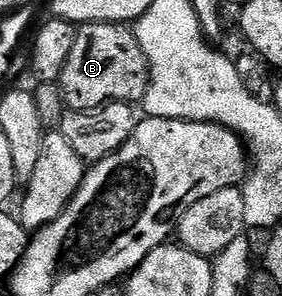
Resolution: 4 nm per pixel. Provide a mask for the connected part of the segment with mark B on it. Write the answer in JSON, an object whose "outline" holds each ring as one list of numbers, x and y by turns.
{"outline":[[85,22,75,31,73,49,58,80,68,111,97,110,110,102,139,104,147,97,151,70,134,29,121,22]]}

